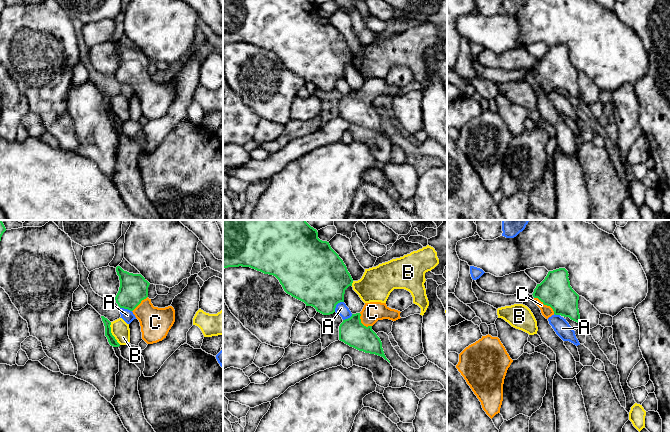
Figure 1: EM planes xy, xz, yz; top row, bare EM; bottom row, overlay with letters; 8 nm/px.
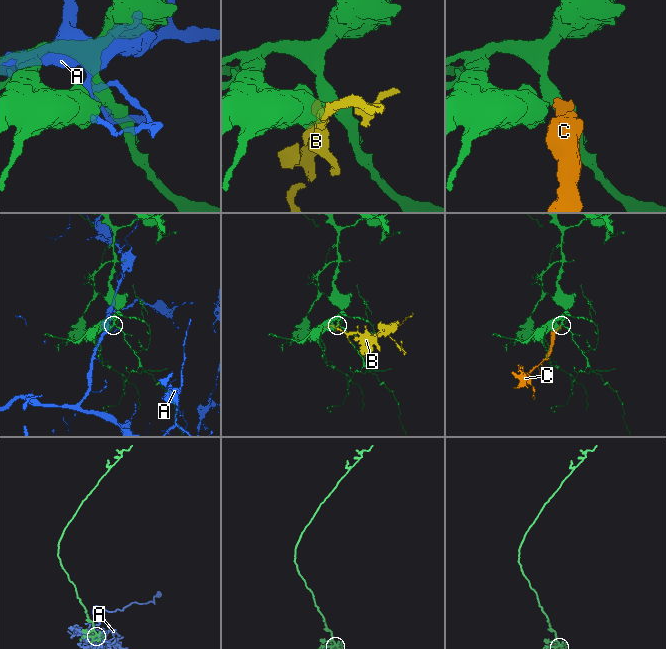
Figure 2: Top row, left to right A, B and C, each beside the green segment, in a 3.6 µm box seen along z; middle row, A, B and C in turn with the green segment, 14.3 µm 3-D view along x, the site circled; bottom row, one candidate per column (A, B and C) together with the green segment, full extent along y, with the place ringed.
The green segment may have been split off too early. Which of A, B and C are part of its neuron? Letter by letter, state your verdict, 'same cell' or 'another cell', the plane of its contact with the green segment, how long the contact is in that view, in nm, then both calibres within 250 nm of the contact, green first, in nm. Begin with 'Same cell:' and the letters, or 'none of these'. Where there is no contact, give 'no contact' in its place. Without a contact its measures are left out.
Same cell: C
A: another cell | xz | 120 nm | 460/90 nm
B: another cell | xy | 200 nm | 70/150 nm
C: same cell | yz | 220 nm | 260/90 nm

